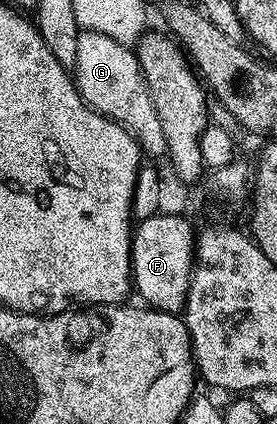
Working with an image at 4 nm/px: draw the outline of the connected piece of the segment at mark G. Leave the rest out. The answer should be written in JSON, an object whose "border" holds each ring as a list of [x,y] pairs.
{"border":[[[82,30],[78,42],[71,77],[77,83],[77,91],[86,106],[118,122],[131,137],[137,139],[148,157],[149,154],[153,158],[160,154],[162,157],[166,153],[163,124],[159,124],[149,85],[145,82],[145,73],[141,71],[141,61],[137,59],[136,53],[126,43],[111,40],[111,36],[103,36],[103,32]]]}

